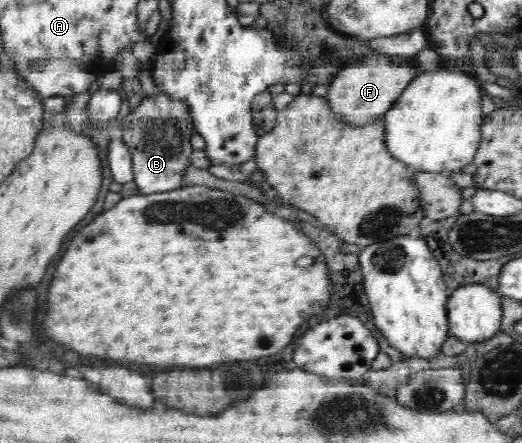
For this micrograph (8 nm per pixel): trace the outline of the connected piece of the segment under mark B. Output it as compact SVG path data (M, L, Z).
M158 90L156 96L145 97L142 102L128 116L123 116L123 141L130 149L133 158L133 181L141 194L154 194L176 190L183 186L182 177L184 169L190 162L192 144L190 138L195 131L189 108L185 102L172 100Z

